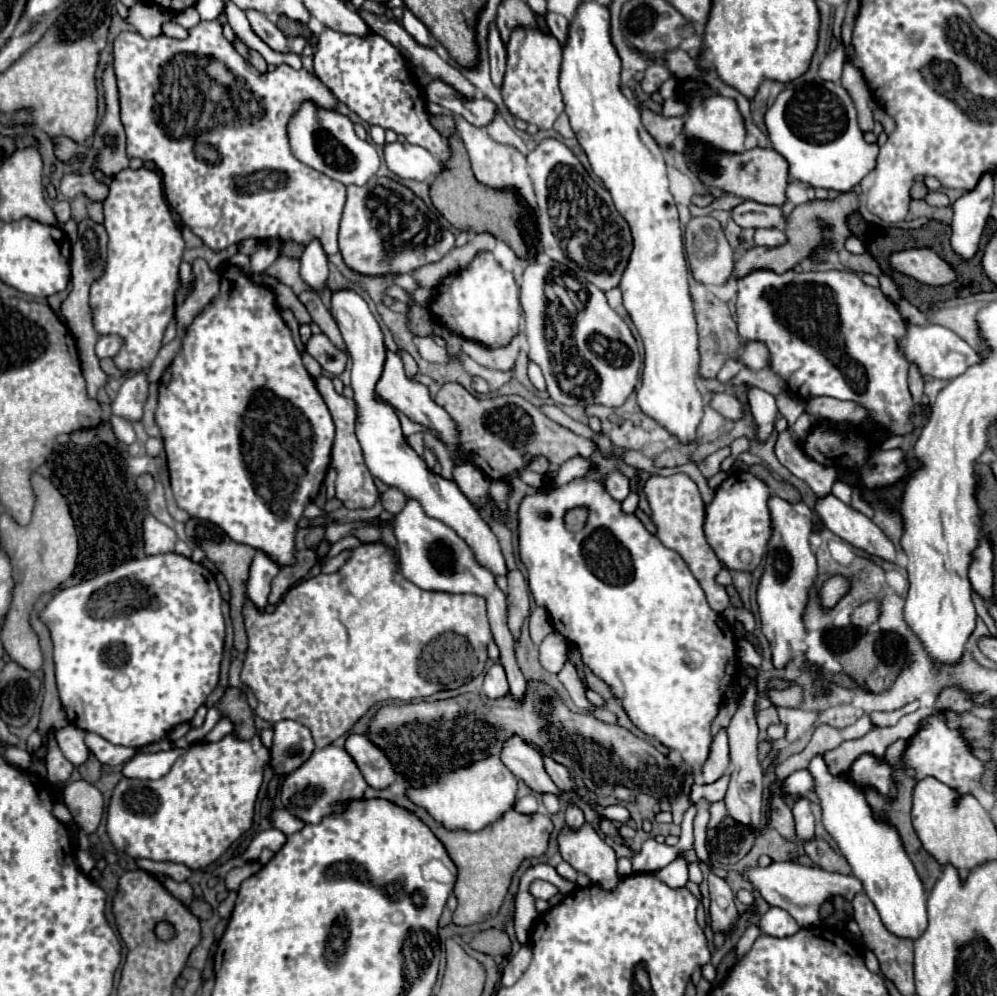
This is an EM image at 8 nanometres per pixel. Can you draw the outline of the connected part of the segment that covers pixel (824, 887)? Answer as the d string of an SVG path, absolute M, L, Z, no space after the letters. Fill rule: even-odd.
M792 861L788 863L770 863L768 867L756 867L746 871L746 879L760 891L760 895L772 905L788 911L800 927L812 929L816 927L816 913L822 905L822 901L830 899L832 895L842 895L844 899L852 901L858 893L864 891L862 883L854 875L840 875L840 873L828 873L818 867L802 867Z

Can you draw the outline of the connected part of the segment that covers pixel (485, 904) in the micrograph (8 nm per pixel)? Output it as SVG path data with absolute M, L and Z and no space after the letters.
M394 781L390 787L380 789L380 791L368 787L363 797L382 797L382 799L390 799L390 801L402 805L404 809L416 813L432 829L432 833L444 843L448 855L452 857L452 861L458 867L458 881L454 885L454 895L458 897L458 907L452 917L452 921L456 925L474 925L474 923L482 923L482 921L490 919L490 917L496 917L504 903L504 897L508 893L512 875L516 873L520 863L524 859L542 857L546 853L550 835L554 829L552 819L542 813L524 815L524 813L510 809L498 821L490 823L486 829L480 829L478 833L470 833L466 829L450 831L442 823L434 821L426 813L426 809L412 803L405 795L406 787L407 784L400 781Z

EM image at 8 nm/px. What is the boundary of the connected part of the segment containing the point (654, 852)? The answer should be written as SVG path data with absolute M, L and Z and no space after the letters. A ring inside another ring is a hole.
M692 805L684 815L682 839L678 841L676 847L668 847L668 845L658 843L656 839L650 839L650 843L646 843L644 849L632 857L632 871L634 873L652 873L656 869L670 865L674 859L684 857L694 847L694 837L692 837L694 817L696 817L696 805Z

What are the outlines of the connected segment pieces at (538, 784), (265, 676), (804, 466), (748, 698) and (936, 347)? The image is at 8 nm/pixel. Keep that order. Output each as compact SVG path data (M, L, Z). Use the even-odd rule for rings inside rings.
M512 737L506 741L500 757L502 757L502 763L518 779L522 779L534 793L538 793L538 795L552 793L556 797L562 795L558 785L546 773L542 755L536 749L530 749L530 745L526 745L524 741L518 741L518 737Z
M382 543L360 545L360 547L352 549L352 557L346 561L346 565L340 571L336 571L332 575L320 573L314 579L302 581L302 585L296 585L294 589L290 589L290 593L286 593L286 597L276 605L274 613L258 613L250 603L246 603L244 621L246 621L246 633L248 633L248 651L246 651L246 659L244 659L242 681L258 697L256 715L268 723L278 723L284 719L302 723L304 727L308 727L312 731L312 737L318 747L326 747L332 741L336 741L340 735L348 733L350 727L366 713L366 709L378 701L386 701L386 699L410 701L410 699L434 695L444 689L458 689L460 685L472 681L474 677L478 677L484 671L484 665L488 659L486 647L492 641L492 631L490 631L490 623L488 623L488 615L486 615L486 599L482 595L456 595L456 593L426 591L426 589L416 587L414 583L406 581L406 577L402 575L400 559L398 559L396 551ZM442 633L446 633L446 639L434 641Z
M788 431L780 433L780 437L776 439L774 453L776 453L778 461L792 475L806 481L820 499L824 499L824 497L828 497L832 493L832 483L836 481L836 471L808 459Z
M750 685L738 699L738 711L732 717L726 733L730 739L730 787L724 797L726 801L726 811L728 815L738 821L744 827L752 827L754 831L758 829L762 821L762 777L764 771L758 761L758 727L756 727L756 717L754 717L754 701L758 697L756 685Z
M928 323L926 327L908 325L908 333L902 339L902 349L904 349L908 361L916 363L924 375L932 375L932 377L944 379L944 381L950 381L950 379L962 375L968 367L972 367L980 361L980 355L974 347L970 347L954 331L950 331L942 325L934 325L934 323Z

